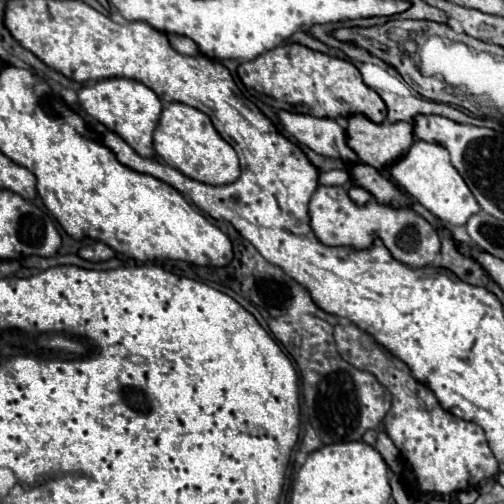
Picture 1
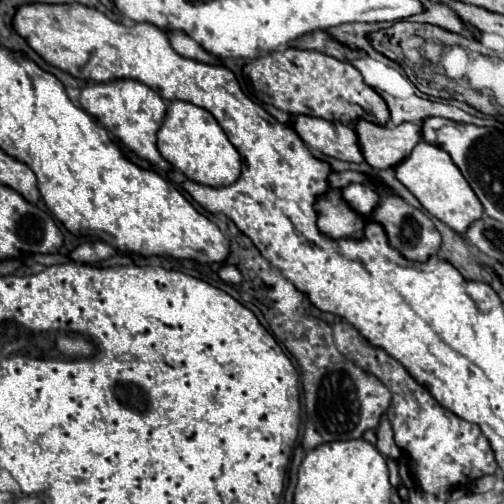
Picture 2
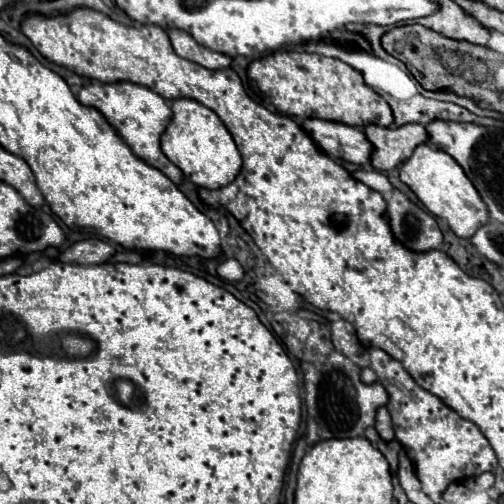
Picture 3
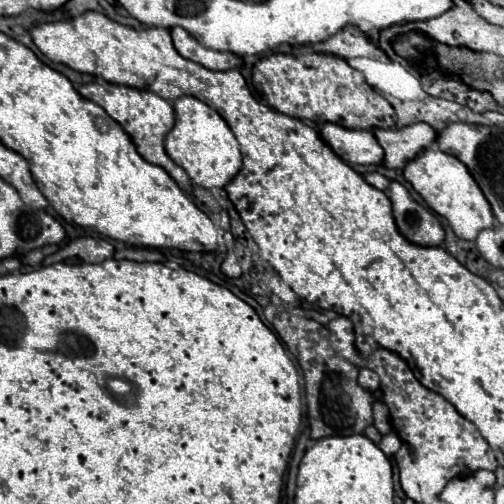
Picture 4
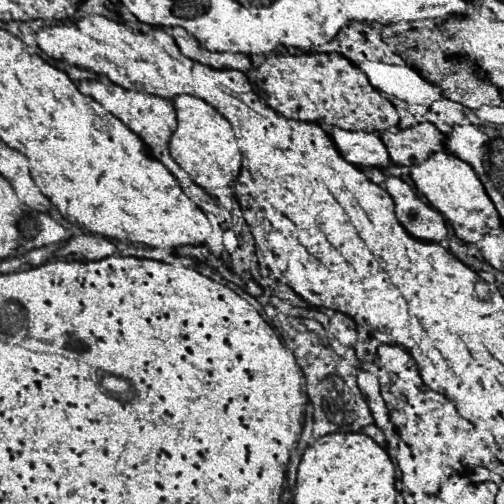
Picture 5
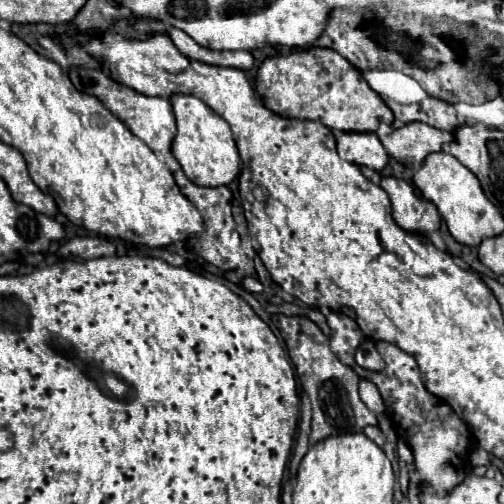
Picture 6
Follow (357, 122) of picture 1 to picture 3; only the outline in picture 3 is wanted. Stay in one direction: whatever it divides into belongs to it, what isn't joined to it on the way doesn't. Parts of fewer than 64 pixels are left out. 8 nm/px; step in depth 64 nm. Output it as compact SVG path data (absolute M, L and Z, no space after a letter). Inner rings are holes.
M368 124L364 126L364 134L372 144L372 166L382 172L396 170L412 156L418 144L428 140L426 128L422 124L404 124L398 128L382 128L376 124Z

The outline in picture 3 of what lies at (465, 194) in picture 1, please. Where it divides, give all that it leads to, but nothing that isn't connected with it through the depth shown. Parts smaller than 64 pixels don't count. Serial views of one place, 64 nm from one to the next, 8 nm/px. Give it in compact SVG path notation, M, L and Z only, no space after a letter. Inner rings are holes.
M420 144L414 154L398 168L400 180L418 196L418 200L436 216L450 224L452 232L460 238L470 238L476 228L490 220L486 204L478 196L472 182L466 178L458 162L448 156L444 150L438 150L430 144Z

